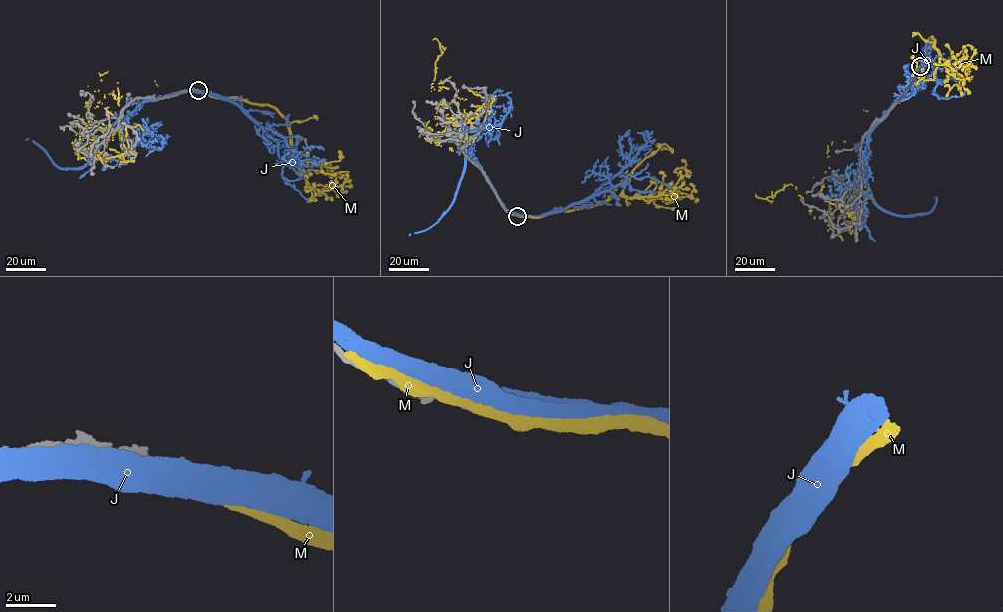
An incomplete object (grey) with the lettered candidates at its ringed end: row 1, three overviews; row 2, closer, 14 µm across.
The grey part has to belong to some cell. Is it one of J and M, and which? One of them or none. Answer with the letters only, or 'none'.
none

